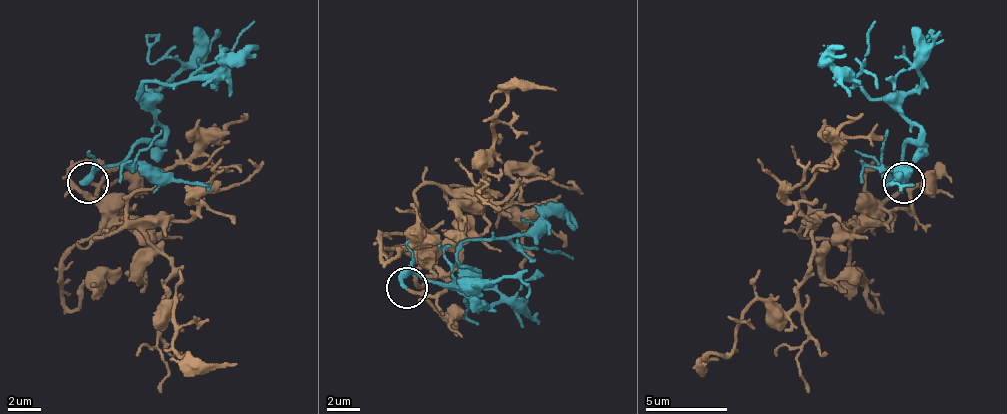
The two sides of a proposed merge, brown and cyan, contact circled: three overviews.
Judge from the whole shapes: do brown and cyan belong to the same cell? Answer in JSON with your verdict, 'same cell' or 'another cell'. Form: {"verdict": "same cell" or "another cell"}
{"verdict": "same cell"}

